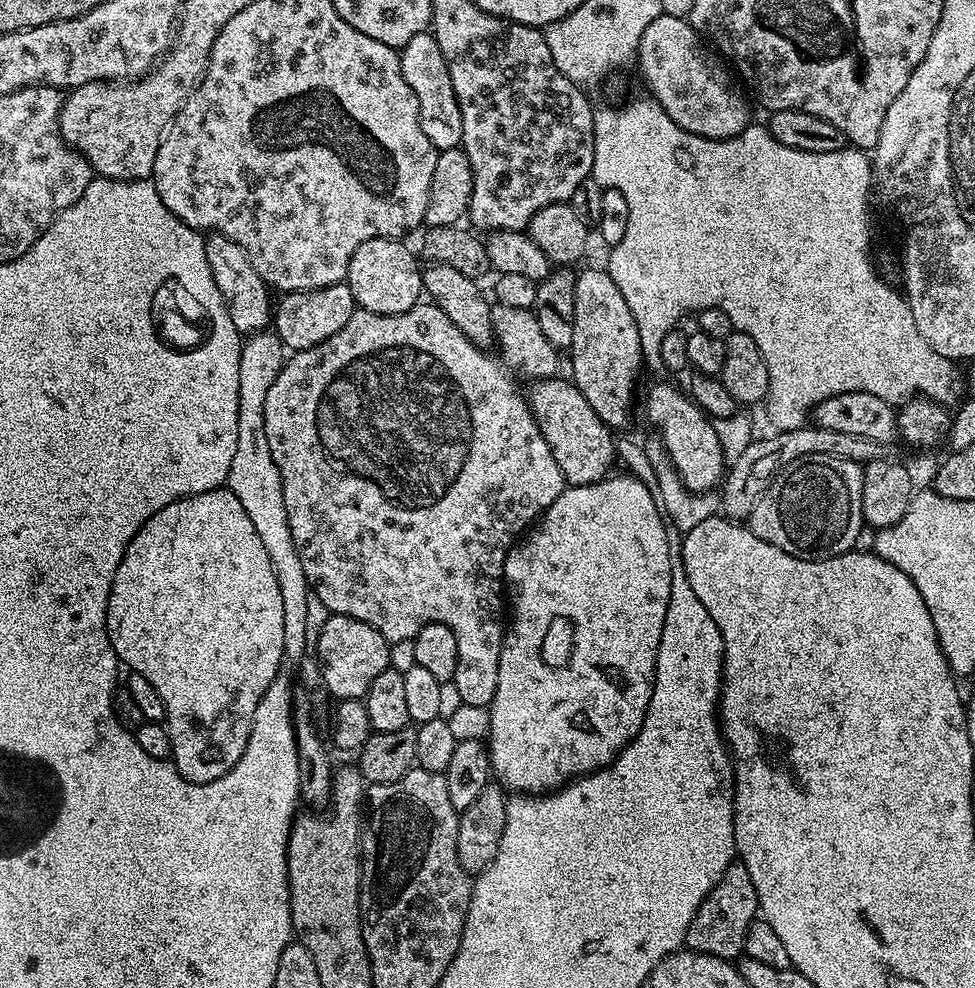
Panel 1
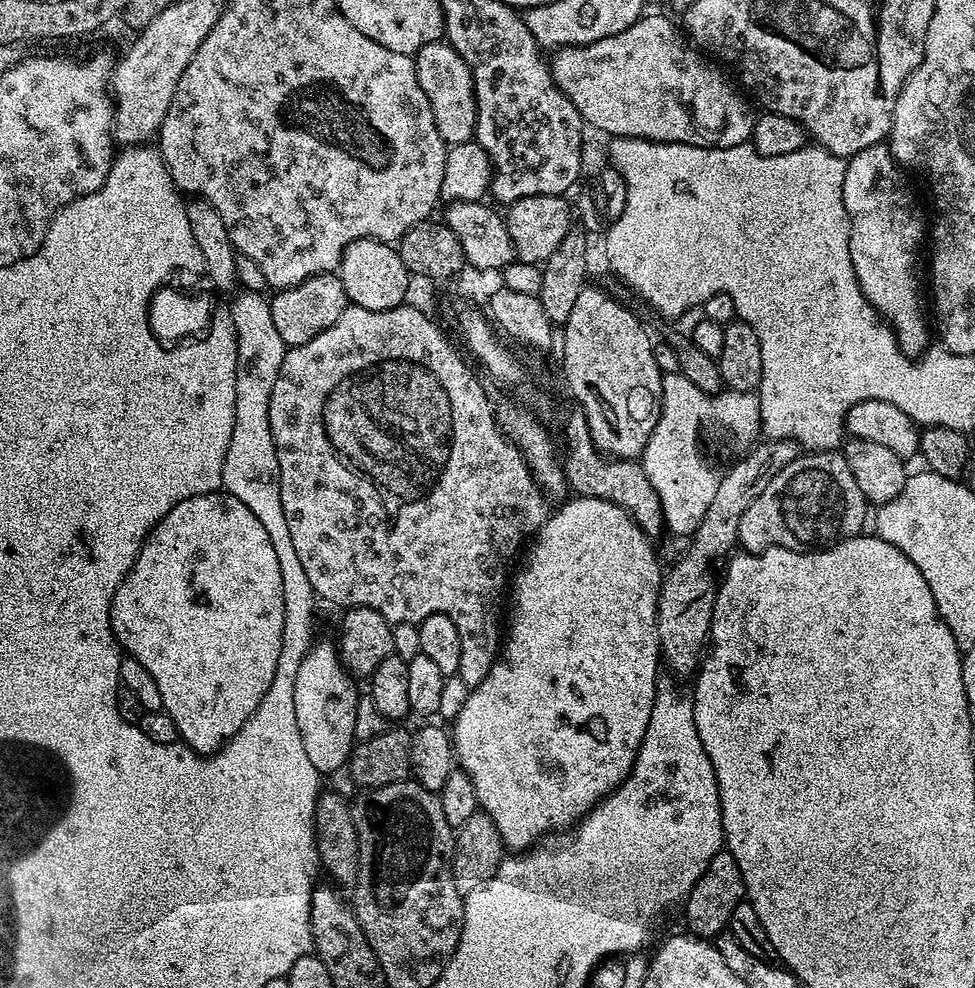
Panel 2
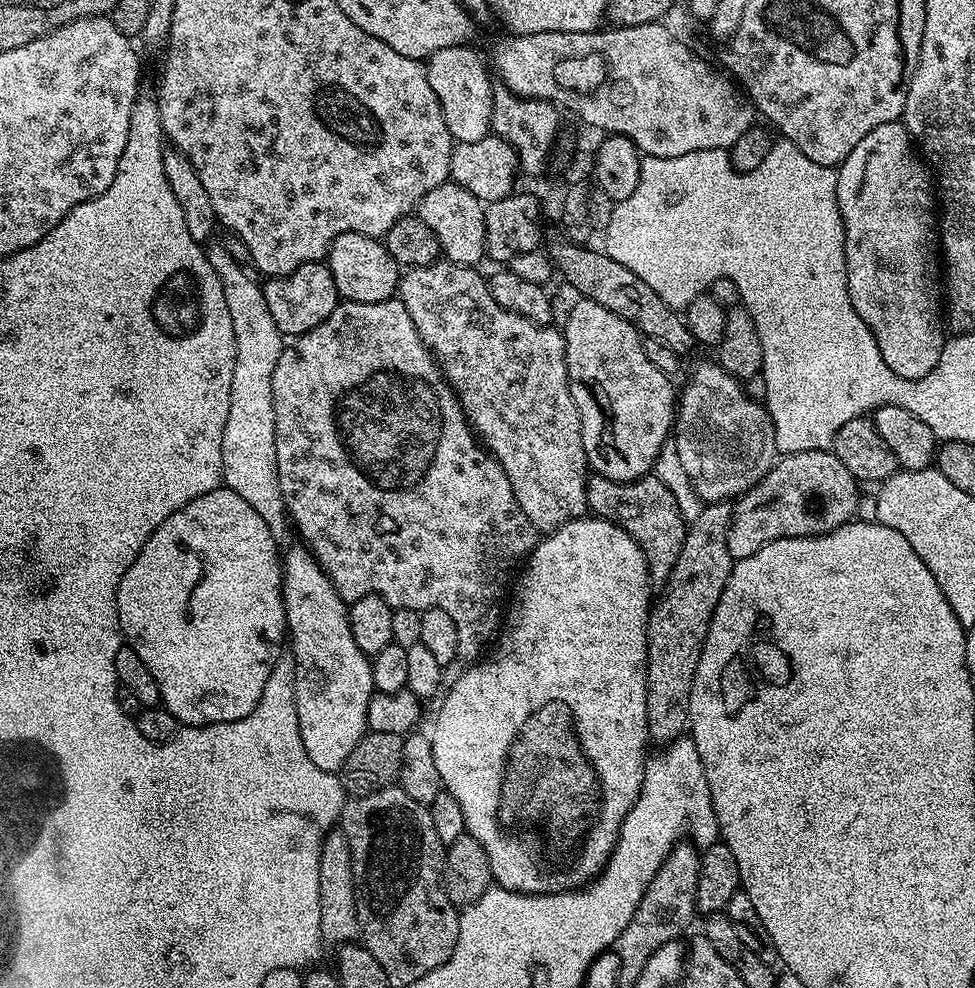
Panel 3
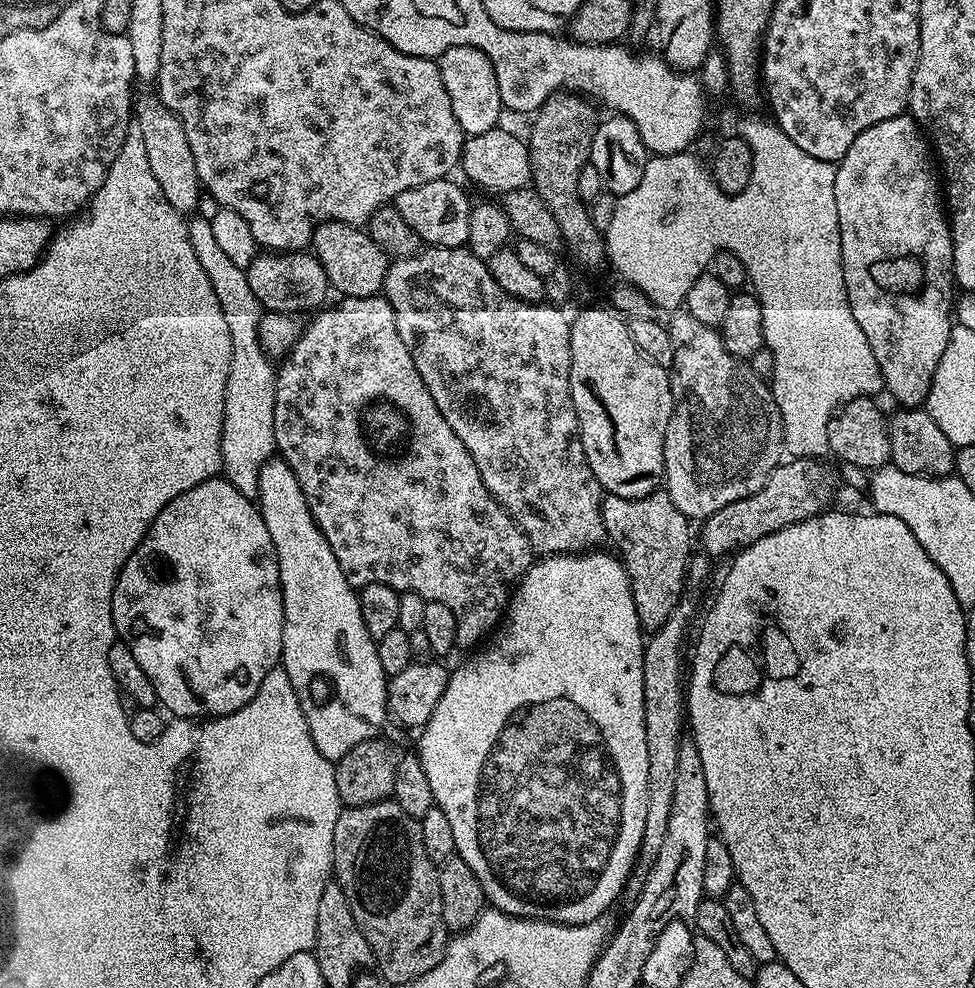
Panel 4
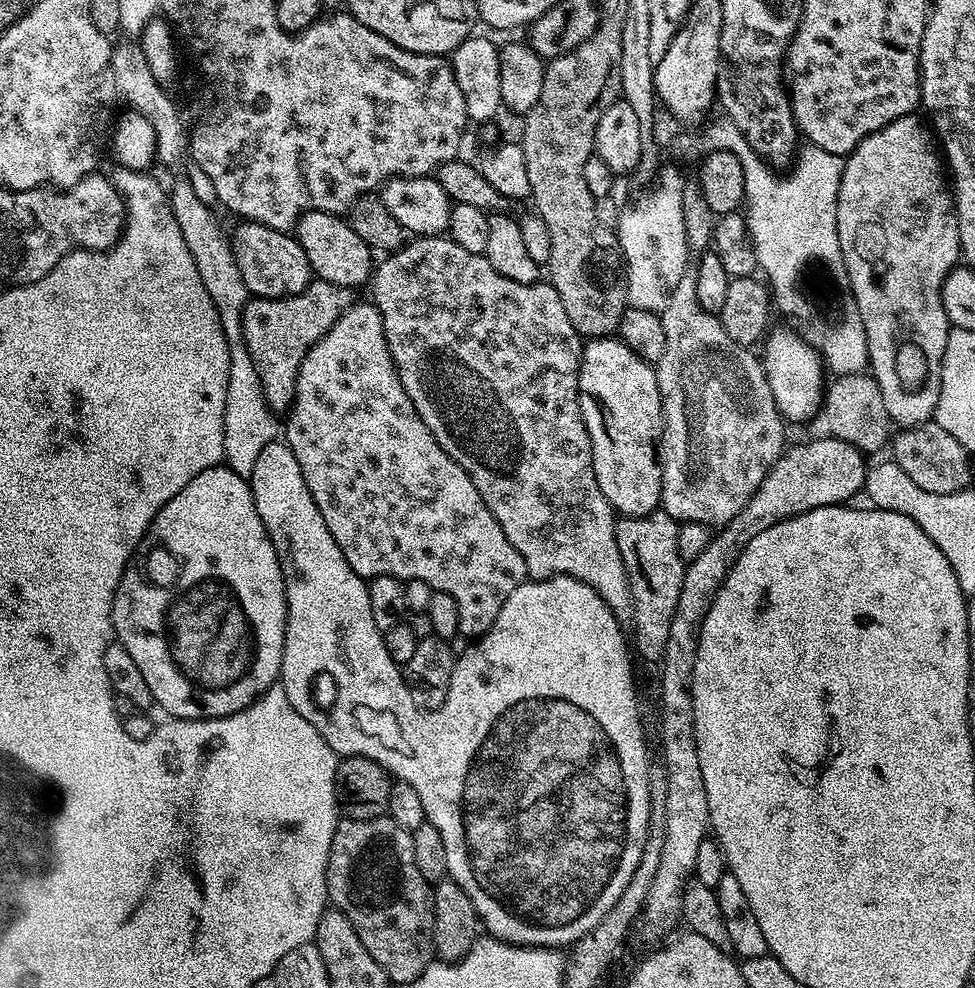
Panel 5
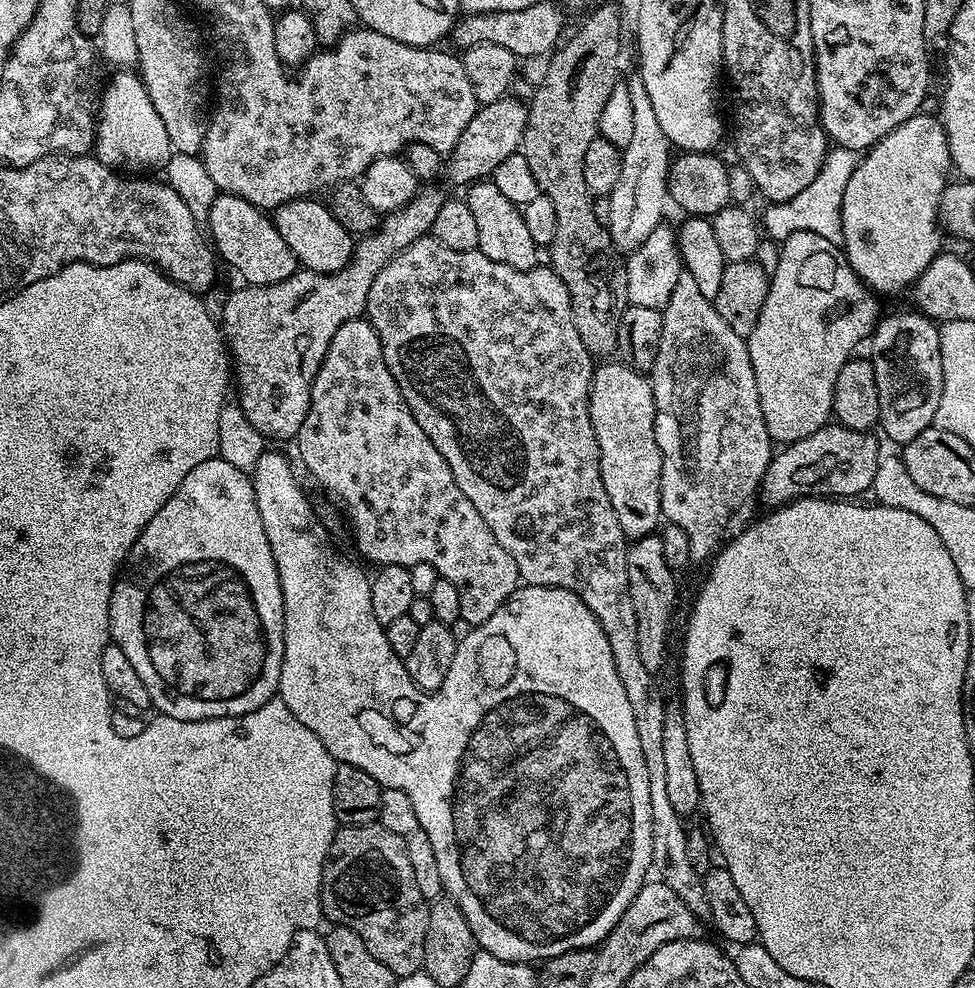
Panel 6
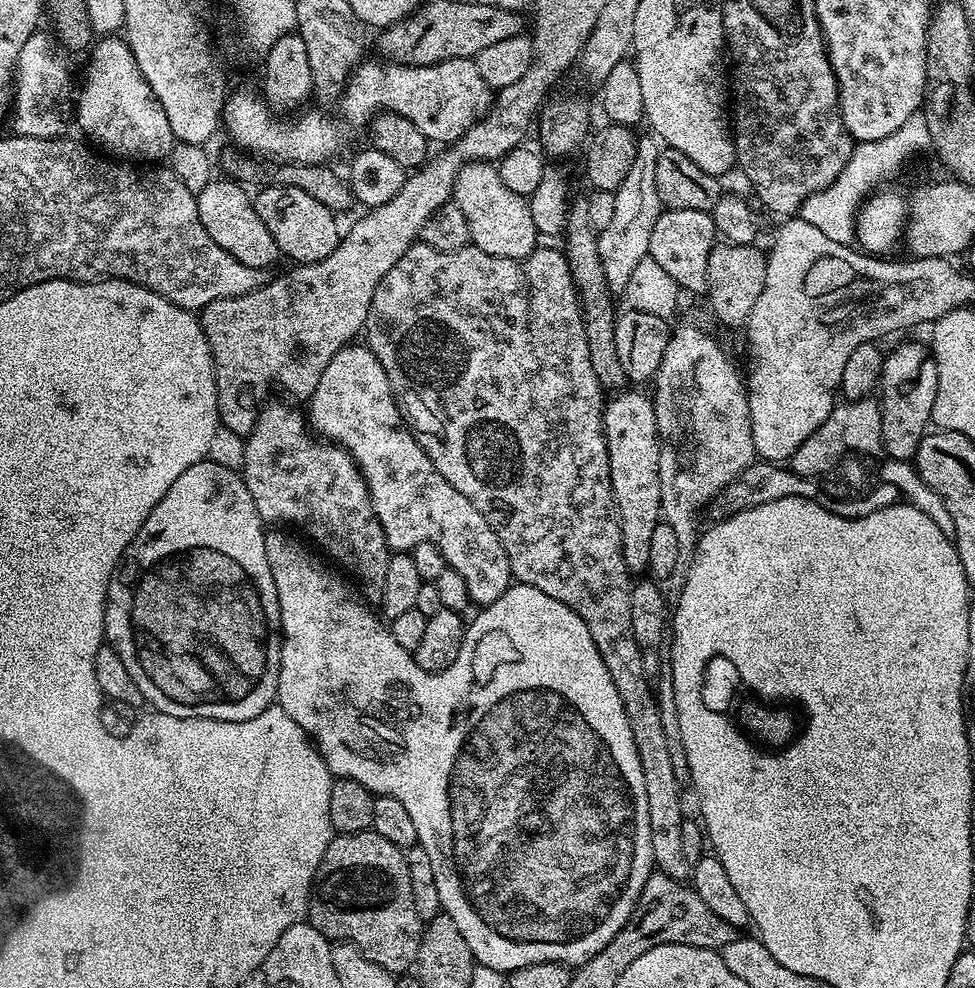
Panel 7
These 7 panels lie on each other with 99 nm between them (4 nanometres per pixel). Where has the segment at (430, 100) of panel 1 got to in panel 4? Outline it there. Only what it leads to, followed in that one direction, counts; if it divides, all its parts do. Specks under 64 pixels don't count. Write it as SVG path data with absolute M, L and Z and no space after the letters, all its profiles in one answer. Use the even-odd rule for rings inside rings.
M454 46L441 54L438 63L442 86L446 86L446 94L450 94L454 118L458 118L458 126L462 126L465 137L486 134L486 130L497 127L501 123L500 112L504 103L500 97L494 66L490 66L490 58L486 58L486 54L474 46Z

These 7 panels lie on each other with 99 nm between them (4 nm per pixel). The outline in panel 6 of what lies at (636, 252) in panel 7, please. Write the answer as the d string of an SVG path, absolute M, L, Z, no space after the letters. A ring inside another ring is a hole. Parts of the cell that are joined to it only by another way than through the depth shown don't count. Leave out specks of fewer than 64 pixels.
M632 74L632 77L627 77L626 83L630 90L630 106L634 109L634 131L630 133L630 146L626 146L622 150L624 157L622 158L622 174L618 178L618 186L614 186L612 193L607 196L610 202L610 222L606 227L613 246L621 253L630 254L638 246L642 246L642 242L646 242L646 238L650 238L650 234L654 234L656 228L665 223L664 207L669 207L670 204L668 166L674 148L669 144L666 134L662 131L662 125L658 123L658 118L654 114L654 105L650 102L650 94L646 94L646 86L642 82L642 78L639 74Z

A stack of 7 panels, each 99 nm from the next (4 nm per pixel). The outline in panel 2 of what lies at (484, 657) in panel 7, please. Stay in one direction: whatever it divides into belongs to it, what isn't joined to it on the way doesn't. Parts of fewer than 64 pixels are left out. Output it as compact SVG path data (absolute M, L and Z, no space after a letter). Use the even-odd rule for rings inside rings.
M576 496L561 503L559 508L560 512L553 511L531 541L532 549L524 560L524 569L517 574L516 585L513 588L511 585L512 625L509 628L507 625L502 647L492 663L490 674L486 674L479 686L469 691L450 728L456 759L459 767L474 784L479 811L485 812L494 822L501 840L504 841L504 847L508 850L527 850L541 838L573 827L605 796L615 792L616 787L628 777L630 770L636 765L636 755L652 717L652 707L656 705L656 671L661 671L662 668L660 639L656 629L656 607L660 597L662 568L660 572L656 552L652 549L653 541L637 526L629 512L622 510L614 502ZM313 643L312 648L302 658L302 666L298 666L298 678L294 678L294 715L298 718L298 734L302 734L302 747L306 749L308 762L316 767L317 773L336 772L347 765L354 747L354 714L358 691L352 683L353 677L340 660L340 654L335 643Z

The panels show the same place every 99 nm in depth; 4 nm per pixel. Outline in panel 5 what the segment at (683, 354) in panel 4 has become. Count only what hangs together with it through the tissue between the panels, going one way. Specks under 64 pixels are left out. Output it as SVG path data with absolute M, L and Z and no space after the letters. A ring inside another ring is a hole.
M689 266L682 274L682 278L678 278L678 286L674 286L663 312L660 313L660 321L662 330L666 330L666 350L662 354L662 358L655 361L654 364L658 378L658 390L664 407L664 431L660 434L658 445L660 469L662 470L660 502L663 511L669 512L677 522L689 520L709 526L723 526L730 522L730 518L734 518L734 514L738 514L742 510L742 506L746 506L746 502L750 502L750 498L756 493L758 486L762 486L762 478L766 478L766 474L774 466L774 462L778 462L780 455L785 452L784 427L786 427L786 421L780 415L774 402L774 394L770 394L770 382L766 382L761 357L757 353L755 356L752 348L743 348L738 342L734 342L734 338L730 338L730 334L726 334L717 313L702 310L702 306L698 302L695 267Z

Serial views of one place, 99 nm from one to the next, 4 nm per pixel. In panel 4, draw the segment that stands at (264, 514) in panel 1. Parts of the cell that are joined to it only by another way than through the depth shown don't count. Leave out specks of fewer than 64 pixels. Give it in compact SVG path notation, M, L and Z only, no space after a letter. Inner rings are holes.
M196 214L187 221L187 225L190 246L194 246L194 254L198 257L202 270L206 270L206 278L210 278L210 286L214 286L214 294L218 294L218 306L222 306L226 327L230 329L232 361L230 378L226 378L224 391L222 476L242 494L256 498L262 466L267 460L273 459L276 452L274 398L277 369L260 344L258 326L262 309L258 298L254 298L254 290L250 290L247 271L241 265L239 268L232 261L231 254L220 245L211 222L203 220L200 214Z

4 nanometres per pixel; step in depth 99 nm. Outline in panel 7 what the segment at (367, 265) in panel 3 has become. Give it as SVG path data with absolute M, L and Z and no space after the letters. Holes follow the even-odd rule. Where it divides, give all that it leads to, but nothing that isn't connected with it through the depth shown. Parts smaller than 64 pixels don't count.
M269 183L264 187L254 196L256 213L262 222L266 222L266 230L270 230L281 254L289 256L296 264L313 264L322 262L322 258L330 258L342 235L342 228L336 225L337 213L322 206L318 198L310 198L306 190L298 190L289 184Z

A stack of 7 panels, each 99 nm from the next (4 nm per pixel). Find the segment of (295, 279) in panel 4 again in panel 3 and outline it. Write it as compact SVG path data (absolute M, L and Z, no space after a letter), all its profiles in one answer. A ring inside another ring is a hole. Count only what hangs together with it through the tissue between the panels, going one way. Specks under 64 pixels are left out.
M317 262L298 266L288 276L274 276L265 279L262 284L266 294L266 307L274 318L274 326L285 337L295 338L314 330L318 322L326 322L334 314L338 303L338 293L334 274L330 274L327 263Z

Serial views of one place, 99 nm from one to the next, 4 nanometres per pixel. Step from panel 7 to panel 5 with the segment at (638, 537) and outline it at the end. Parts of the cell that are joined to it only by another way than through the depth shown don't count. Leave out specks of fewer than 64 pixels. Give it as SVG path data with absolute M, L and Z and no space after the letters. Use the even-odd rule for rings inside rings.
M615 335L598 336L581 347L578 390L602 494L620 516L645 516L657 511L662 494L658 445L664 431L664 407L655 367Z

